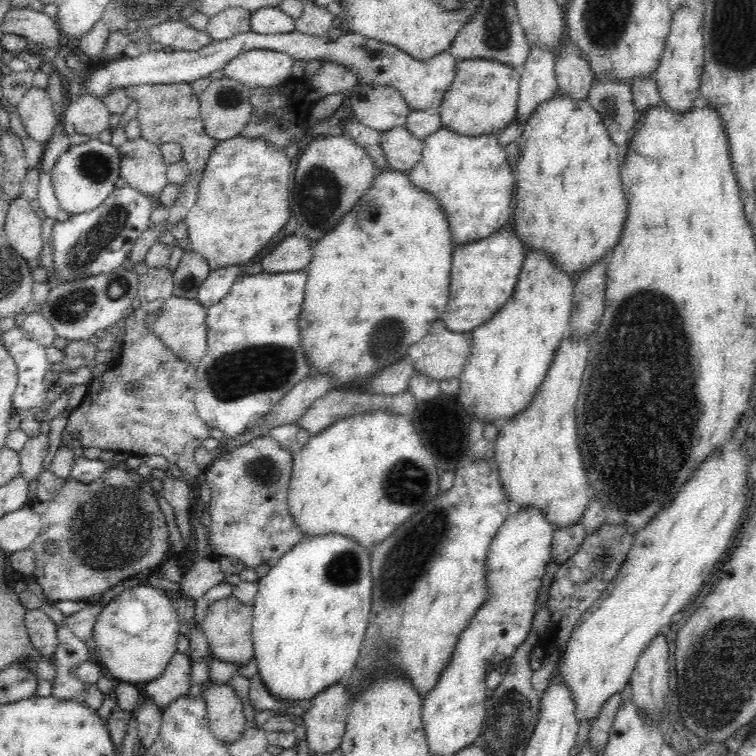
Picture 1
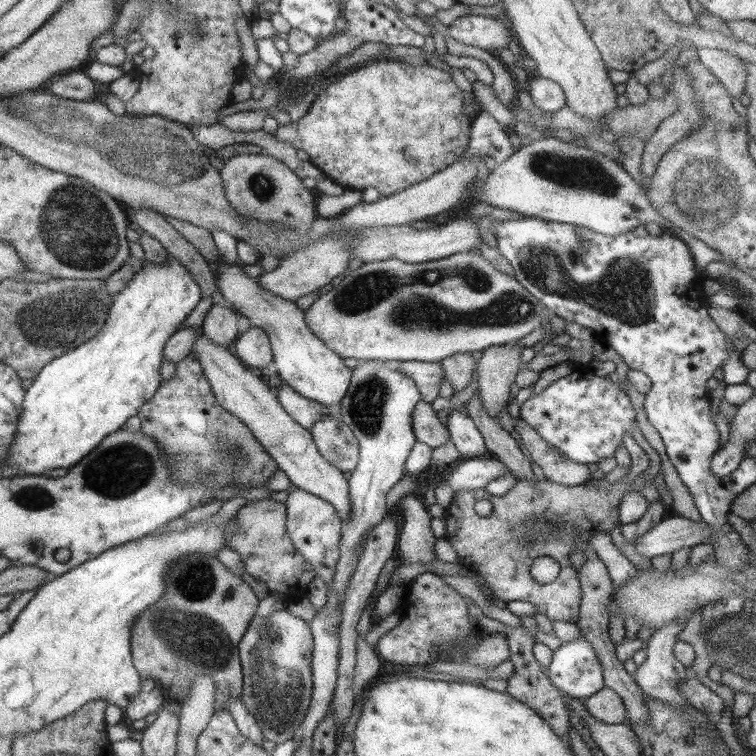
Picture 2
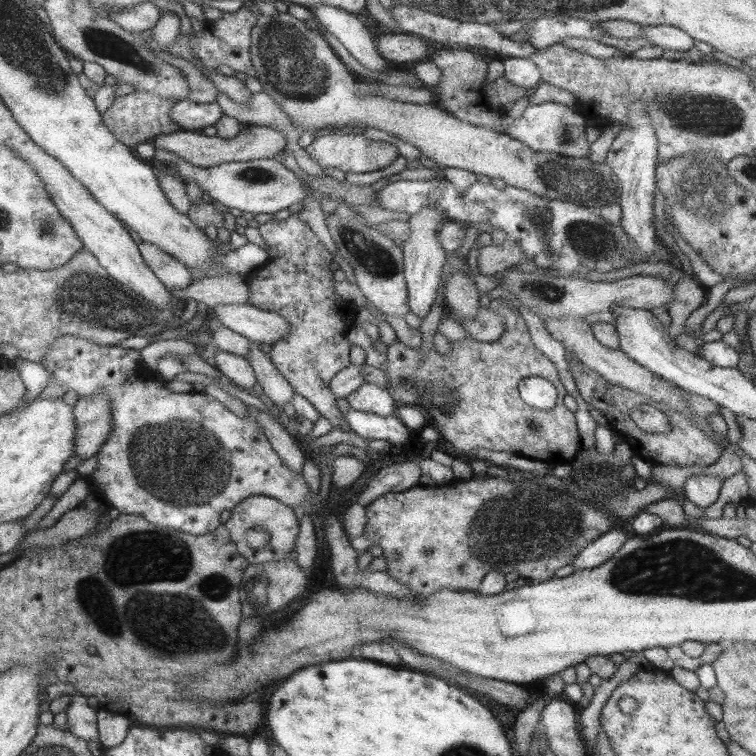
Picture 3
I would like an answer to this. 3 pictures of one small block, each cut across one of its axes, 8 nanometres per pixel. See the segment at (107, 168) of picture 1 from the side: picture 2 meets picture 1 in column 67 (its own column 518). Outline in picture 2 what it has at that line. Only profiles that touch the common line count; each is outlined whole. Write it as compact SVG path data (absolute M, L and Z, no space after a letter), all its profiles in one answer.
M557 137L540 140L525 140L524 144L508 160L496 164L486 184L476 180L471 191L479 202L498 209L506 209L540 218L546 221L564 222L584 226L605 236L633 232L636 226L655 222L667 231L676 234L690 248L700 283L707 278L706 267L711 261L721 261L732 267L738 264L726 259L696 237L678 230L666 221L651 204L646 192L631 178L618 161L588 147L579 147L574 142L564 142Z

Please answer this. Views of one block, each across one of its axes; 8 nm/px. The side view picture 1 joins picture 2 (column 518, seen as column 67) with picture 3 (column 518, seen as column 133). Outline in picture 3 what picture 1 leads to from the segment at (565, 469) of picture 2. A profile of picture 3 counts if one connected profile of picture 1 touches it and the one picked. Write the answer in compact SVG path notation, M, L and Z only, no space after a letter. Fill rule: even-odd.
M521 314L518 316L518 326L514 322L506 326L506 330L496 342L480 342L479 340L466 338L452 341L452 350L444 356L433 346L428 354L422 355L420 347L410 348L400 339L388 345L384 353L386 363L381 366L389 378L389 387L386 387L395 402L399 404L422 407L432 417L432 426L439 432L441 440L451 442L458 452L470 455L473 449L486 449L496 452L512 452L514 454L539 459L549 462L552 466L564 466L575 463L581 450L584 449L574 412L564 405L564 396L567 392L560 382L558 370L552 361L540 352L532 342L530 332ZM540 376L547 378L556 386L558 400L552 410L538 410L530 404L526 404L519 393L518 385L523 378Z

